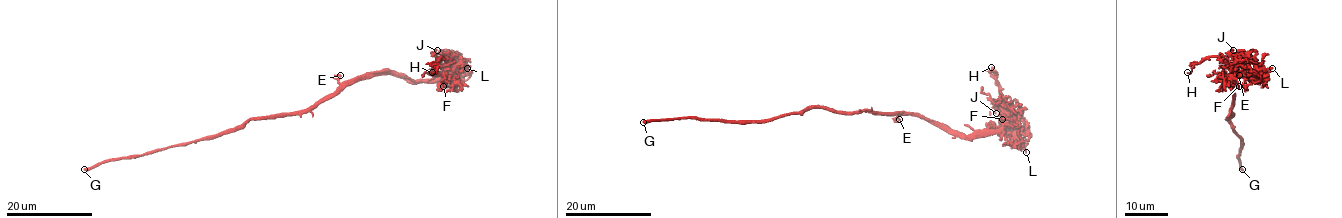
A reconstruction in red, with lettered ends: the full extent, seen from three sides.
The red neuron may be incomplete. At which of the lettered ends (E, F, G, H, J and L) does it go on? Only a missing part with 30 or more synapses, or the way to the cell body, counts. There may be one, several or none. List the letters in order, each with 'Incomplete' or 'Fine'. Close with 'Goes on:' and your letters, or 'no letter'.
E: Fine
F: Fine
G: Incomplete
H: Fine
J: Fine
L: Fine
Goes on: G

